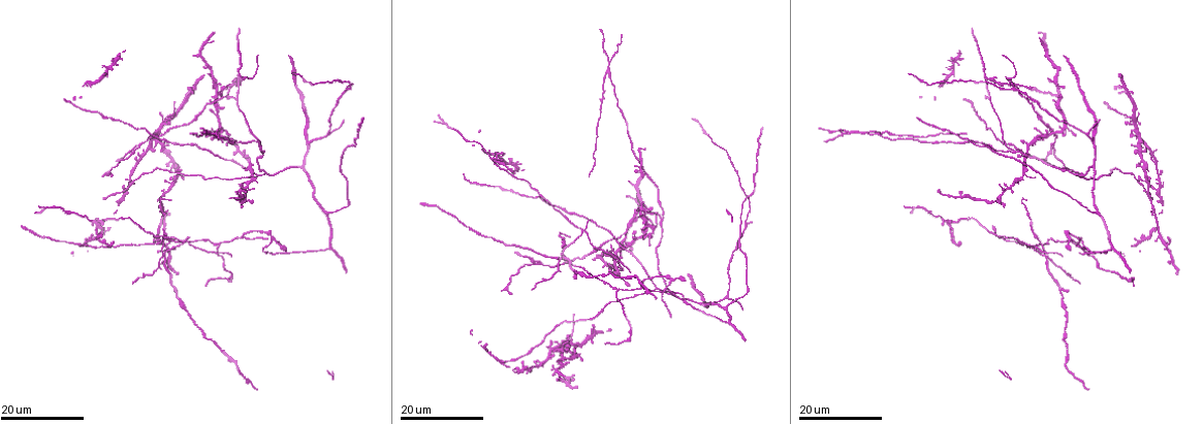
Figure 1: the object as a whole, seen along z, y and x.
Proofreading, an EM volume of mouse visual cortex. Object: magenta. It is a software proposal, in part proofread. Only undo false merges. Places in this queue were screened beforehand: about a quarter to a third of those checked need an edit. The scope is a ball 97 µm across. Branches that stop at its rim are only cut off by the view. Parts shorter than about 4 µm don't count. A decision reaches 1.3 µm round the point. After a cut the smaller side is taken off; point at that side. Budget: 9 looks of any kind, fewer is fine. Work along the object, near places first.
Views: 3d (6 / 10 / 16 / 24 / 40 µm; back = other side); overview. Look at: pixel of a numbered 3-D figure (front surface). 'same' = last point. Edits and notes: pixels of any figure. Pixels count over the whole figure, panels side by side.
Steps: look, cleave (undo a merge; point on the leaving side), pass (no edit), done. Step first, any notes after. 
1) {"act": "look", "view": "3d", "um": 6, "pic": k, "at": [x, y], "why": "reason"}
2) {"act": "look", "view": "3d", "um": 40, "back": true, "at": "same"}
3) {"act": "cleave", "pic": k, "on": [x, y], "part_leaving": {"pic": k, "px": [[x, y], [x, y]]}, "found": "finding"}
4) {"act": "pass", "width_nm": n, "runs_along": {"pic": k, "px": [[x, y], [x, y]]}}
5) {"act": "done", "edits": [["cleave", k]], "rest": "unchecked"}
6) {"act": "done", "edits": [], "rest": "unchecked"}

{"act": "look", "view": "3d", "um": 16, "pic": 1, "at": [244, 239], "why": "arms part here"}

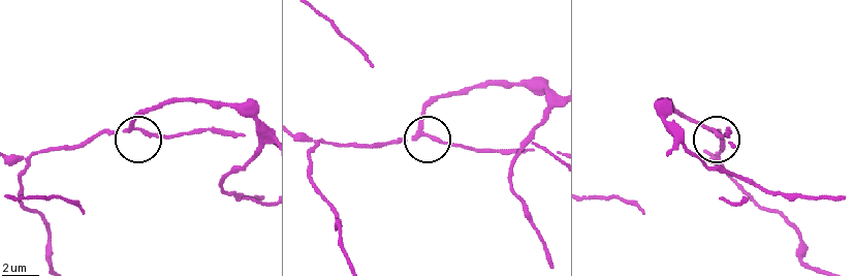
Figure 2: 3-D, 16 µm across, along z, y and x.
{"act": "look", "view": "3d", "um": 10, "pic": 2, "at": [137, 127]}

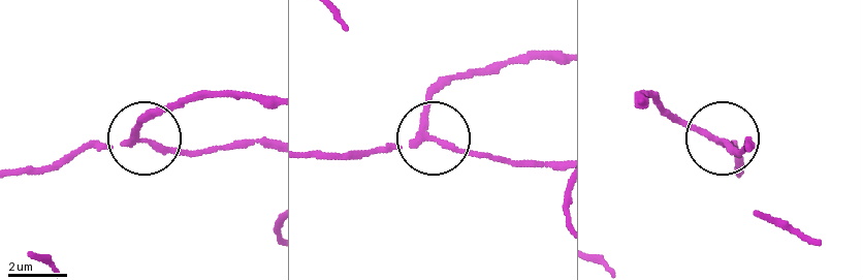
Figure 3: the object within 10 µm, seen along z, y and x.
{"act": "cleave", "pic": 3, "on": [146, 118], "width_nm": 180, "part_leaving": {"pic": 3, "px": [[136, 138], [166, 103], [269, 94]]}, "found": "two neurons meet here"}

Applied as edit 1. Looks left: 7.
{"act": "look", "view": "overview"}

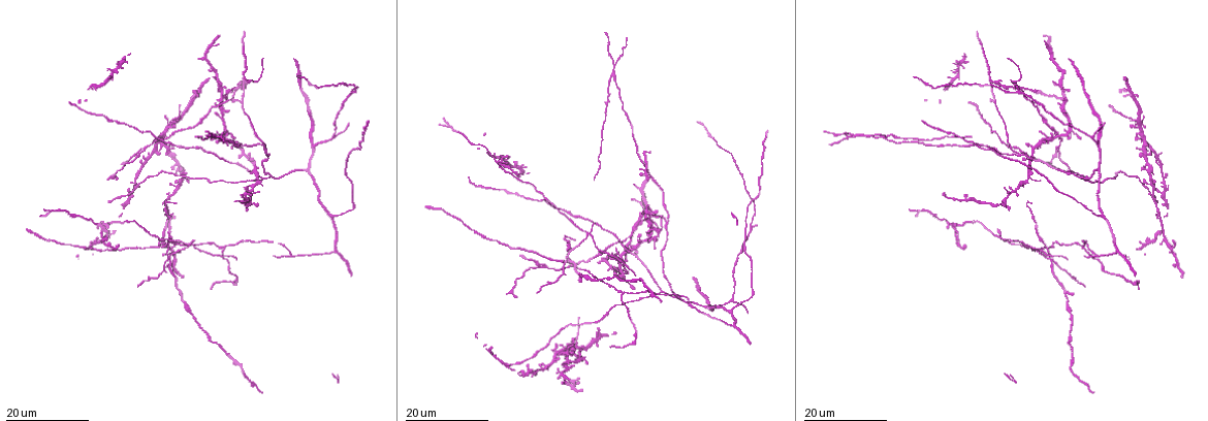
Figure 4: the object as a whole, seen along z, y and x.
{"act": "look", "view": "3d", "um": 24, "pic": 4, "at": [1117, 252], "why": "branch point"}

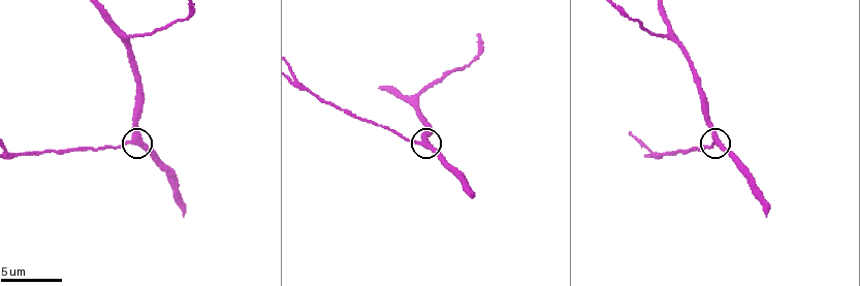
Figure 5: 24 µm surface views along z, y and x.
{"act": "look", "view": "3d", "um": 10, "pic": 5, "at": [714, 140]}

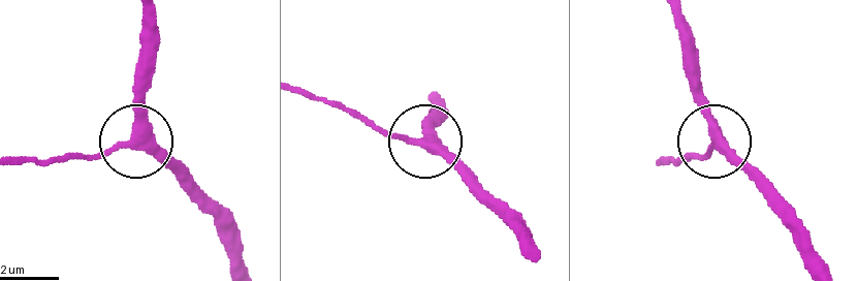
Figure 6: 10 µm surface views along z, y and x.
{"act": "look", "view": "3d", "um": 10, "back": true, "pic": 6, "at": [129, 140], "why": "from behind"}

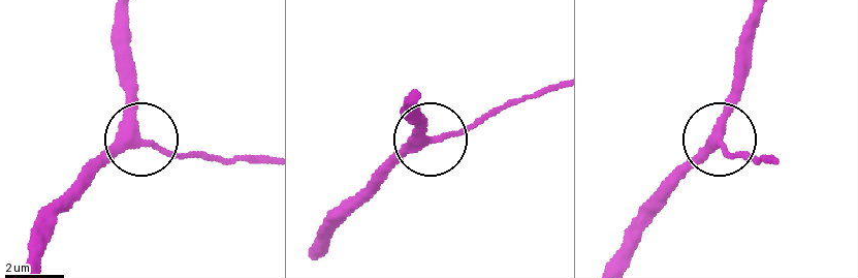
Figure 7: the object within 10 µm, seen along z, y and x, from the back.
{"act": "pass", "side_arm_um": 9, "runs_along": {"pic": 7, "px": [[759, 17], [749, 68], [720, 140], [663, 191]]}, "found": "all the same neuron"}

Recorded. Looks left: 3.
{"act": "look", "view": "3d", "um": 16, "pic": 4, "at": [588, 233], "why": "four or more arms meet"}

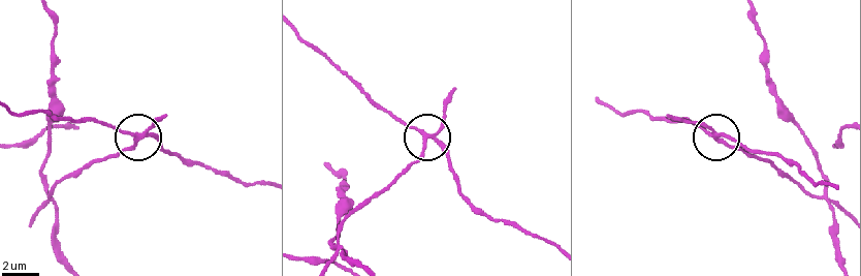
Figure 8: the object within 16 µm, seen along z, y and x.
{"act": "look", "view": "3d", "um": 6, "pic": 8, "at": [714, 137]}

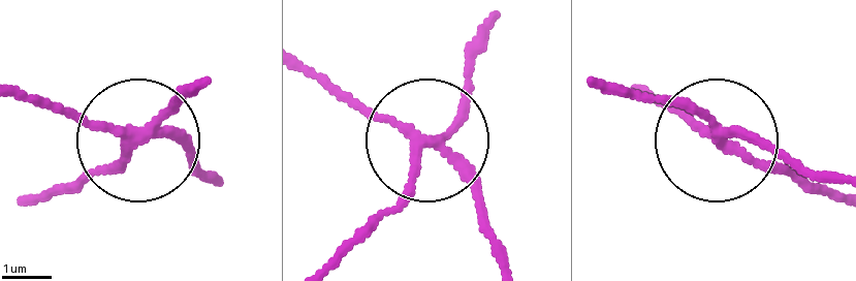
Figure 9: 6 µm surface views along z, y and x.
{"act": "cleave", "pic": 9, "on": [123, 166], "part_leaving": {"pic": 9, "px": [[140, 136], [116, 161], [33, 194]]}, "found": "a second neuron is stuck on"}

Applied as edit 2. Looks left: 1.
{"act": "done", "edits": [["cleave", 3], ["cleave", 9]], "rest": "unchecked"}

